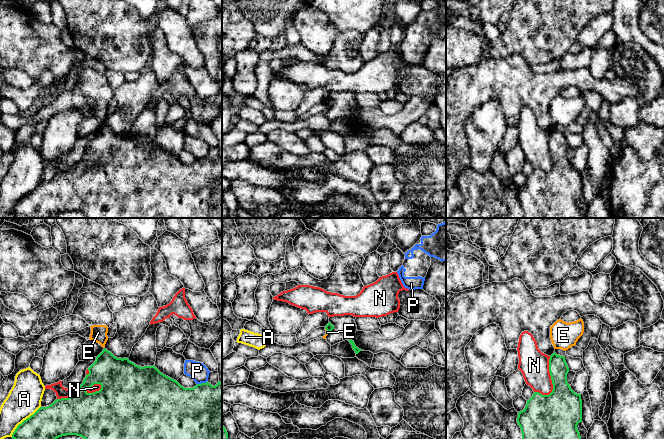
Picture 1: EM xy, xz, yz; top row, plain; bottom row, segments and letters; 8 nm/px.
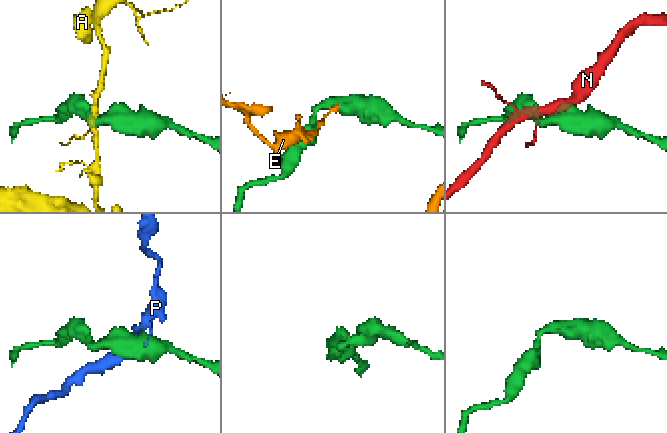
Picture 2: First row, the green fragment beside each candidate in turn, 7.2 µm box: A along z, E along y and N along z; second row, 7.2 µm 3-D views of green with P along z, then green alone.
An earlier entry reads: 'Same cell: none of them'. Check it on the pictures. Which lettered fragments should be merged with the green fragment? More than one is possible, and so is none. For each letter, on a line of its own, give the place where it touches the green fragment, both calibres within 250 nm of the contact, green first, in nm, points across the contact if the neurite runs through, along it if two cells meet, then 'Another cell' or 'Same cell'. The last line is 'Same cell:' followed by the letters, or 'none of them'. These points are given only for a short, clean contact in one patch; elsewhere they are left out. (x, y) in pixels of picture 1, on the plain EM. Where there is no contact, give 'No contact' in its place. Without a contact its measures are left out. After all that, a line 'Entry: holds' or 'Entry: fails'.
A: Touches green at xy (24, 196). Thickness 320 nm (green) against 280 nm. Boundary: xy (40, 182), (17, 202), (11, 212). Another cell
E: Touches green at xz (326, 105). Thickness 70 nm (green) against 20 nm. Boundary: xz (325, 104), (328, 108). Another cell
N: Touches green at yz (551, 154). Thickness 300 nm (green) against 240 nm. Another cell
P: Touches green at xy (201, 159). Thickness 480 nm (green) against 150 nm. Another cell
Same cell: none of them
Entry: holds

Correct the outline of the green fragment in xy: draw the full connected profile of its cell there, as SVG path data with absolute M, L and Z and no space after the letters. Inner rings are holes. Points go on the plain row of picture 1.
M107 125L96 133L95 138L88 144L89 149L83 159L77 163L77 169L68 174L56 175L47 183L40 183L33 191L17 202L12 210L16 218L54 218L55 215L66 211L81 212L88 218L222 218L222 159L219 157L215 162L210 159L197 160L193 164L184 164L176 156L161 149L154 141L140 143L128 134L117 134ZM94 160L100 160L99 167L88 169L87 164Z

